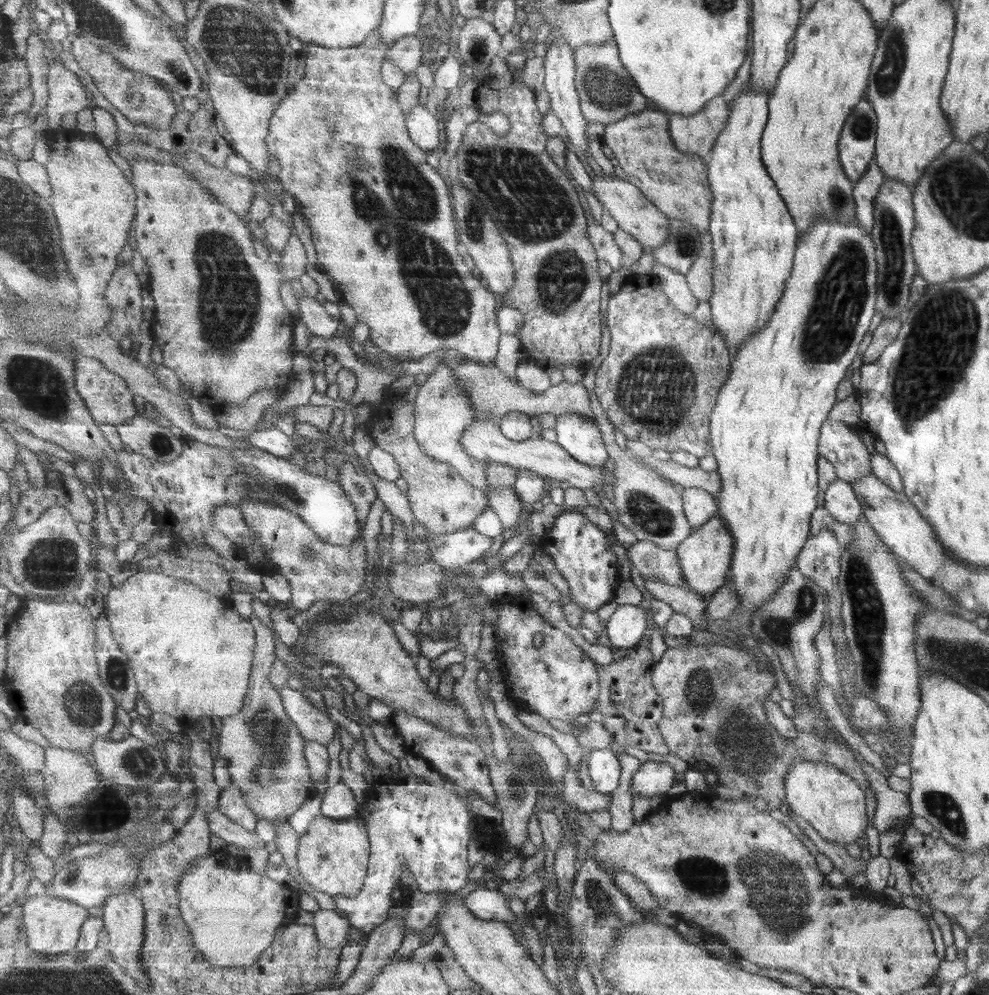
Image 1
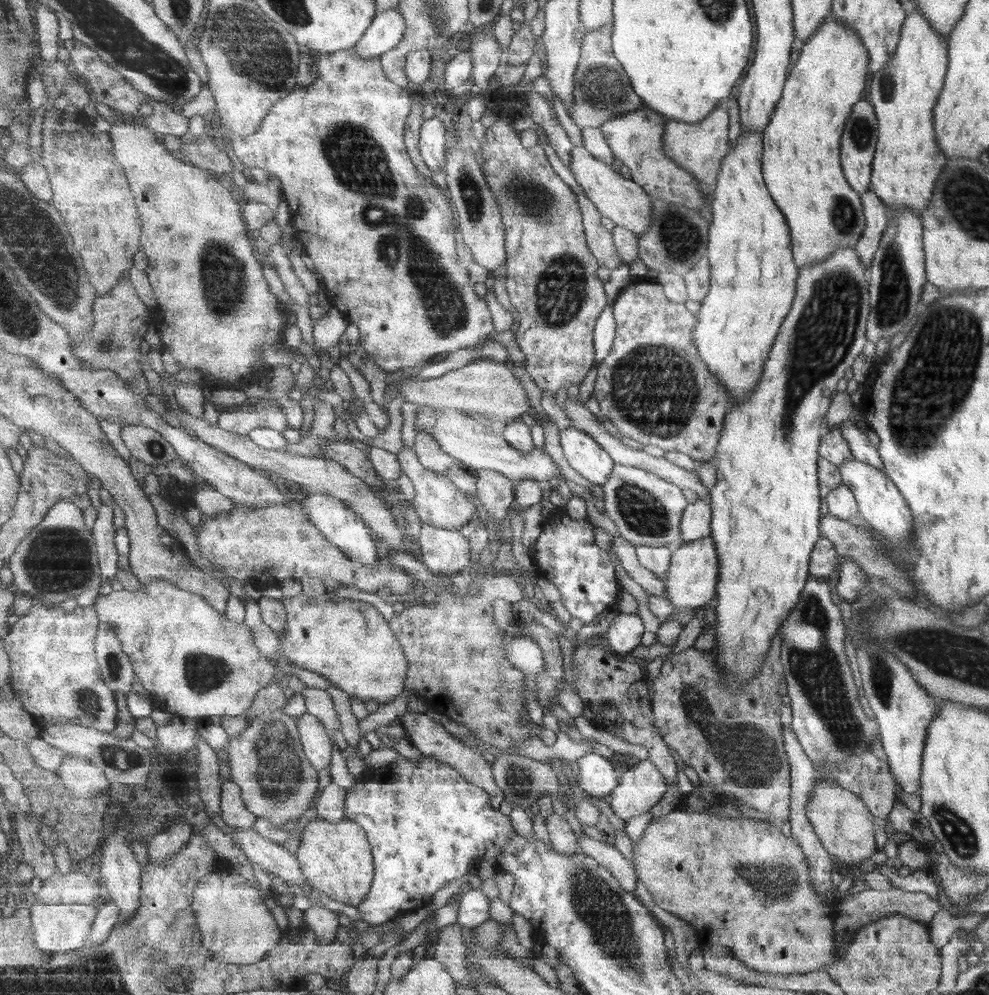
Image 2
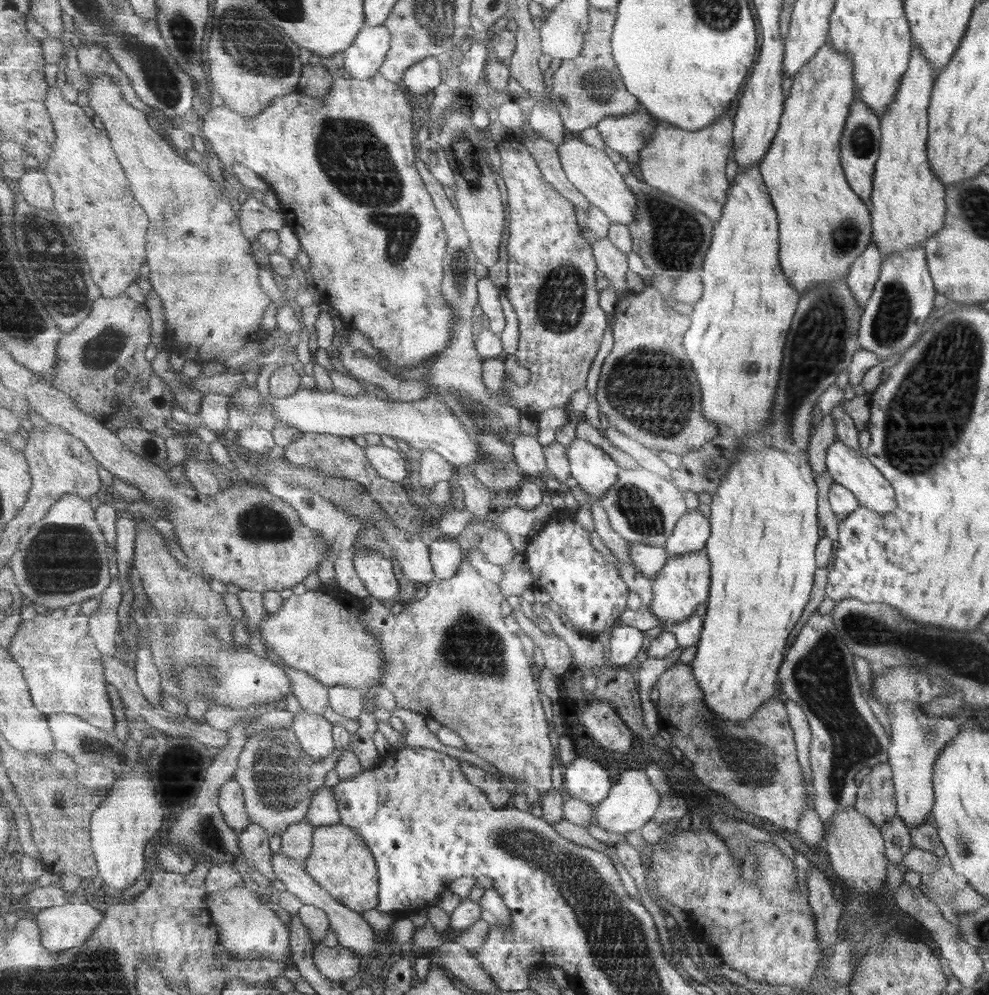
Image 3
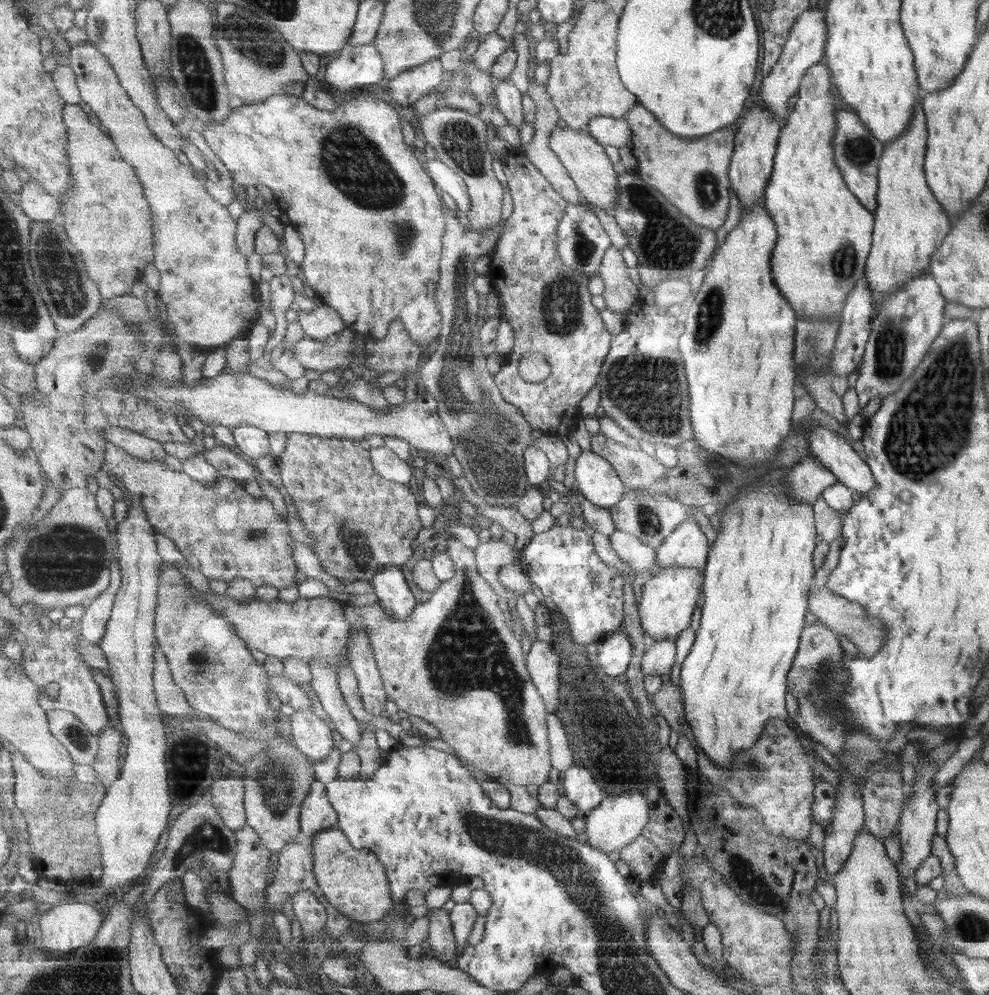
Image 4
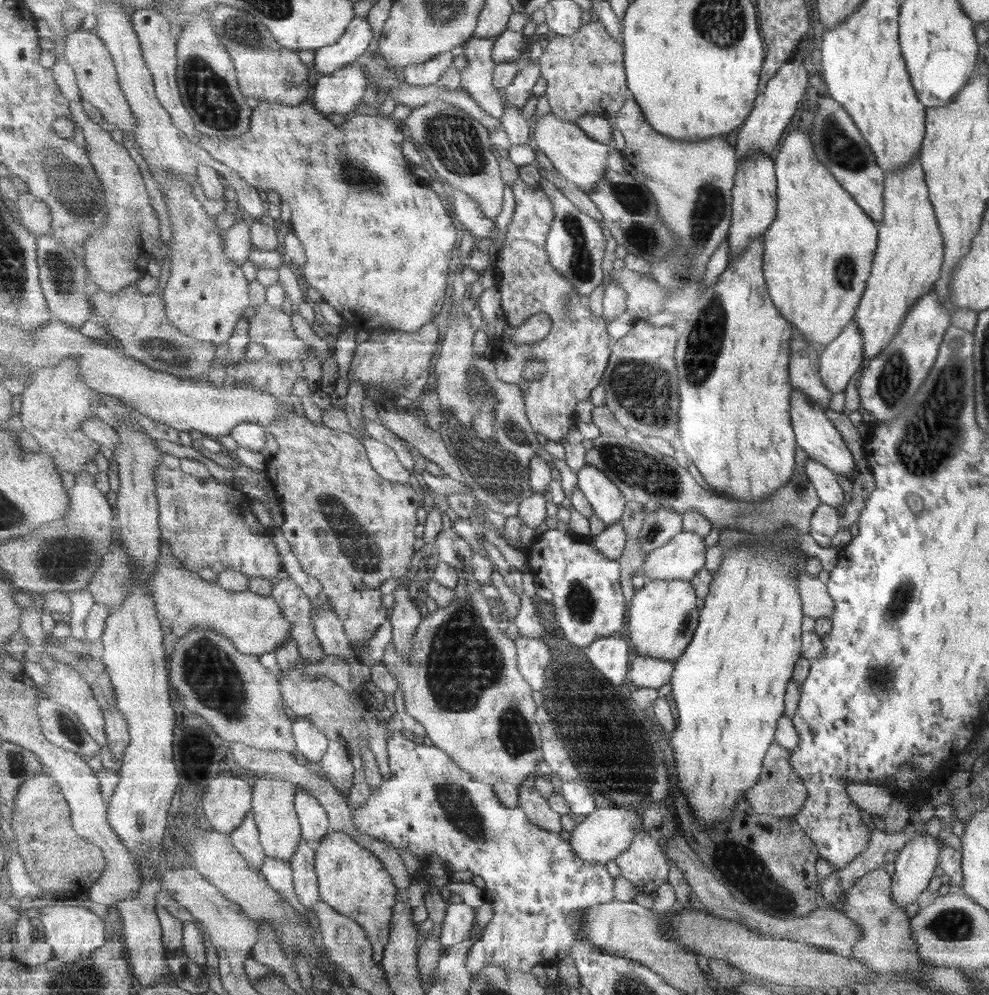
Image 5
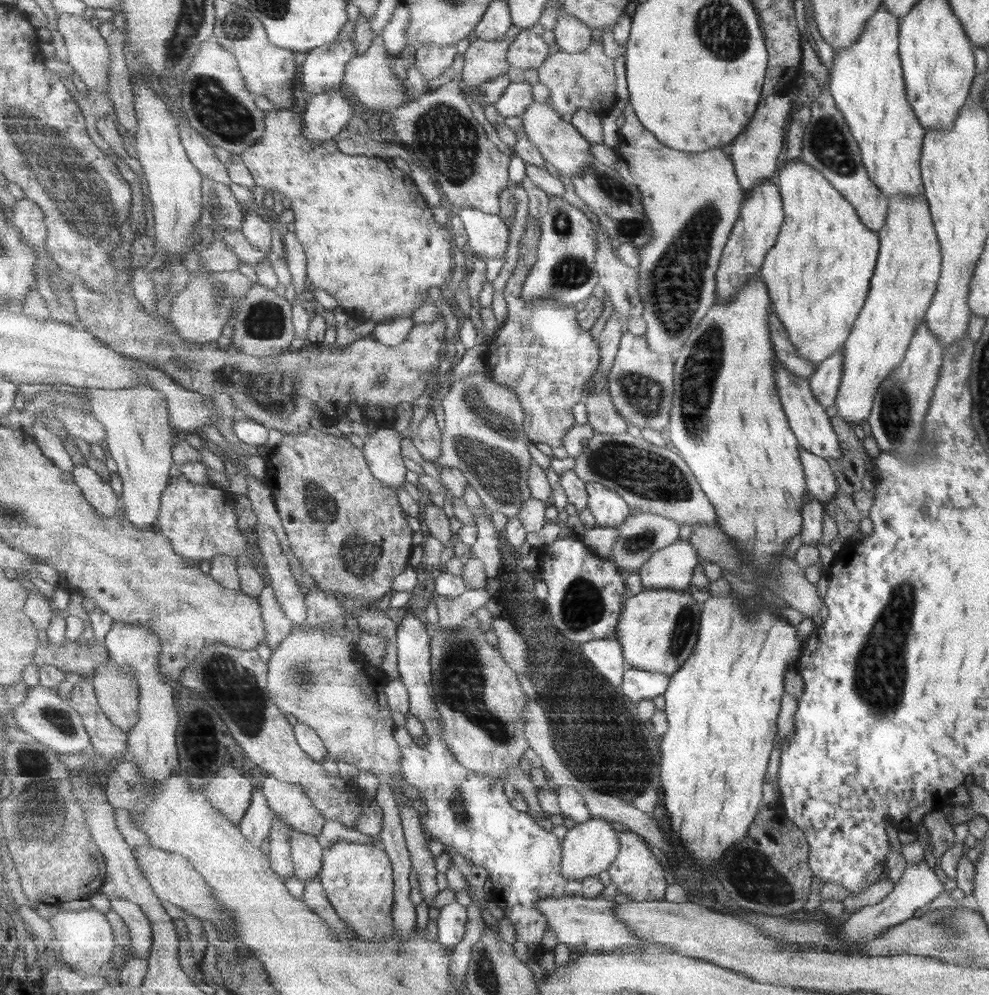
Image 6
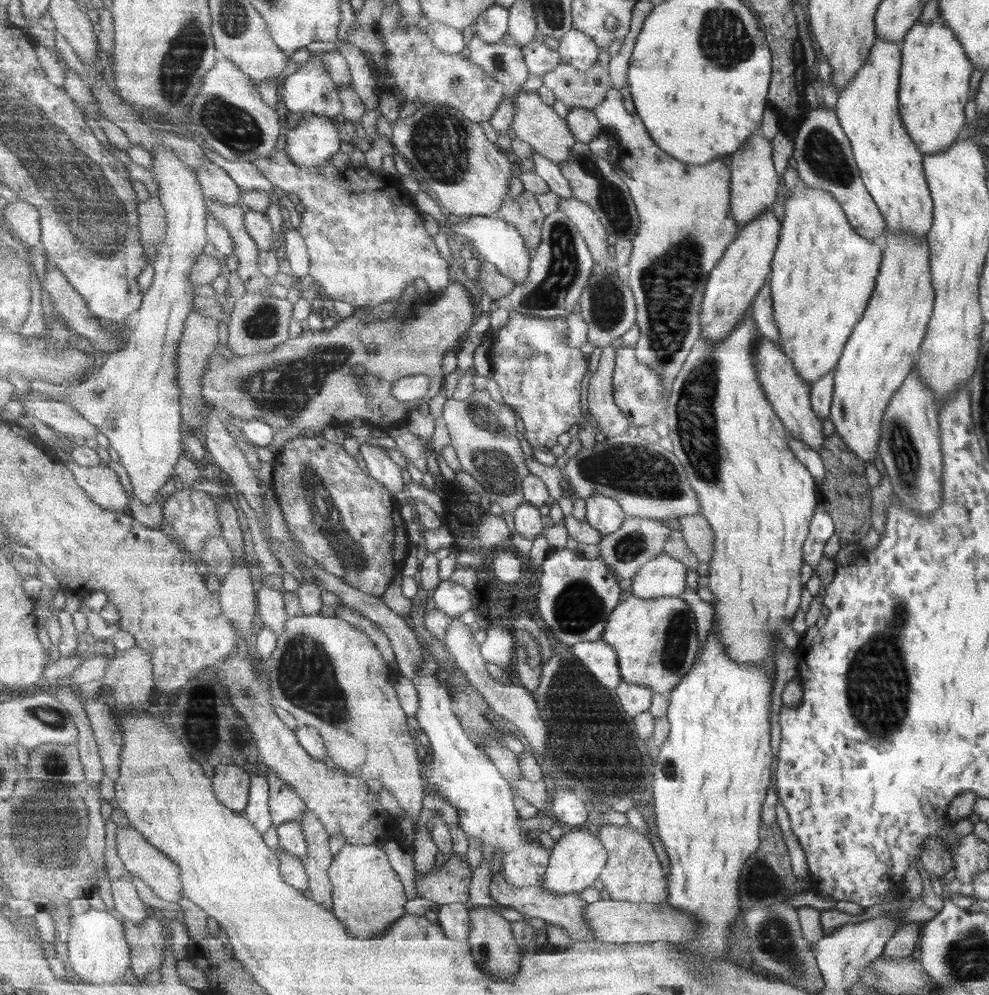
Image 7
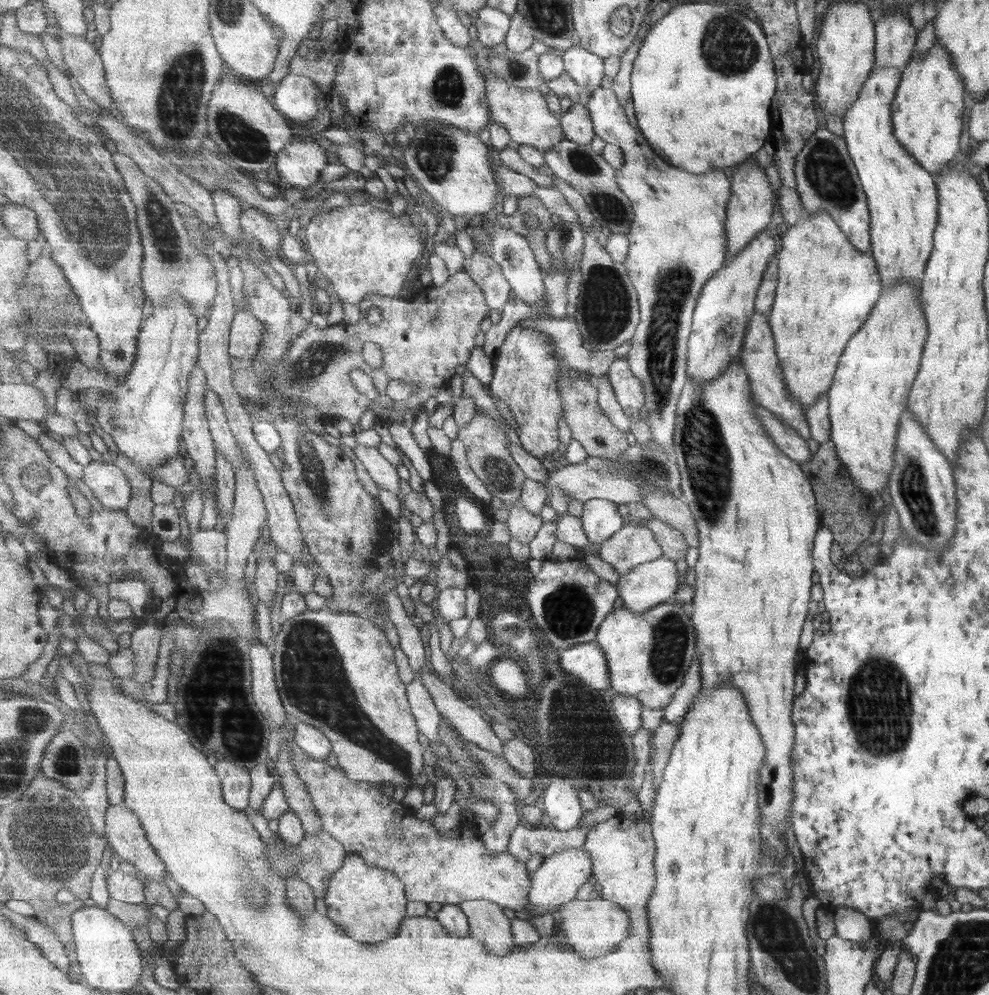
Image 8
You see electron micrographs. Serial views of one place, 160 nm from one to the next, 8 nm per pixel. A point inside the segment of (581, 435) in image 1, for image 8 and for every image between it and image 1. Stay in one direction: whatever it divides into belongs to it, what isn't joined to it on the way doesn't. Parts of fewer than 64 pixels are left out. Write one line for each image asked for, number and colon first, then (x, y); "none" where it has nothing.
2: (584, 453)
3: (596, 471)
4: (597, 479)
5: (609, 503)
6: (611, 510)
7: (605, 514)
8: (602, 518)

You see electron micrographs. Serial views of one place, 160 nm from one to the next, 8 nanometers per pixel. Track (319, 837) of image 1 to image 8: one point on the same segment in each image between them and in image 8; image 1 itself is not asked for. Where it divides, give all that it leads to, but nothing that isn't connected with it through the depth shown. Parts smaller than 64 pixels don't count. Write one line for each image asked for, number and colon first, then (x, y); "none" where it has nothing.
2: (336, 858)
3: (341, 861)
4: (354, 881)
5: (353, 880)
6: (359, 880)
7: (368, 896)
8: (369, 903)

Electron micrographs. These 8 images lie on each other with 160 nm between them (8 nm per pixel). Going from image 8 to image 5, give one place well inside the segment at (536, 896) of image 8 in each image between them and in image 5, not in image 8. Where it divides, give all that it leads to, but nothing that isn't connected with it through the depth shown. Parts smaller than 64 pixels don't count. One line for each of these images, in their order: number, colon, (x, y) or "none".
5: (607, 833)
6: (588, 849)
7: (579, 857)

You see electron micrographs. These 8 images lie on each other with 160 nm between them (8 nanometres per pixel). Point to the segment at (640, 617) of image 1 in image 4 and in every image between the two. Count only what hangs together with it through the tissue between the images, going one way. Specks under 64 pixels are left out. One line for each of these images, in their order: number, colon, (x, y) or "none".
2: (624, 634)
3: (625, 642)
4: (614, 652)

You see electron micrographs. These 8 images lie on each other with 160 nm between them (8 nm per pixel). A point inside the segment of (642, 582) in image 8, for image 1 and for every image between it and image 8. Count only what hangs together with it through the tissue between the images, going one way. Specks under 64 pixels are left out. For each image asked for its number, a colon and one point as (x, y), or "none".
1: (699, 506)
2: (696, 522)
3: (692, 533)
4: (688, 547)
5: (681, 559)
6: (672, 567)
7: (666, 575)

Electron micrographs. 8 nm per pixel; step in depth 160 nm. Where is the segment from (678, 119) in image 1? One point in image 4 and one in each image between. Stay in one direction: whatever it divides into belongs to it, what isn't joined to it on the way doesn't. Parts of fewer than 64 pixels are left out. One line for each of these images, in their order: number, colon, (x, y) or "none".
2: (699, 148)
3: (689, 165)
4: (691, 172)

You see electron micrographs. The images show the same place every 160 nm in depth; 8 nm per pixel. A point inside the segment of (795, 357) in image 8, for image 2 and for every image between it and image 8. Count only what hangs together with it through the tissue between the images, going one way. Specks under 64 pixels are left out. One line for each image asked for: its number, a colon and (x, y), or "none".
2: (800, 162)
3: (822, 226)
4: (823, 234)
5: (817, 253)
6: (817, 274)
7: (822, 274)

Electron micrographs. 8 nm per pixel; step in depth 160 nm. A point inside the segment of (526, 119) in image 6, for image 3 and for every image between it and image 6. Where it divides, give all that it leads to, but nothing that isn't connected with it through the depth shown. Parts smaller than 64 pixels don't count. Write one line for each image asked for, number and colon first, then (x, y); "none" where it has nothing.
3: (589, 168)
4: (586, 160)
5: (581, 159)

